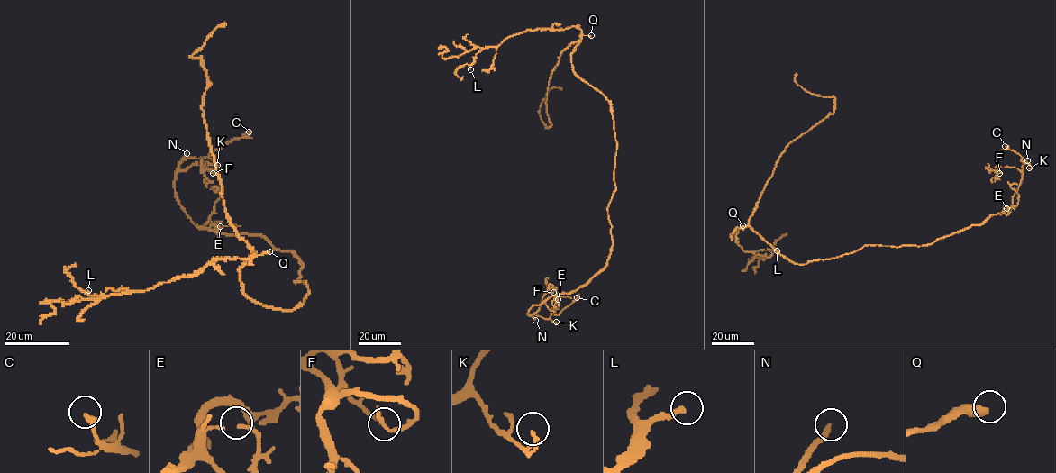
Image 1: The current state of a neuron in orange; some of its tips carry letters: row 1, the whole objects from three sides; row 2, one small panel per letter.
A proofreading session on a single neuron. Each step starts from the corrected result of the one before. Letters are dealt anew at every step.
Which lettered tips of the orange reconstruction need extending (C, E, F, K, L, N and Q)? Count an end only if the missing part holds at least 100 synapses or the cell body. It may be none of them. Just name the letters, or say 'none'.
N

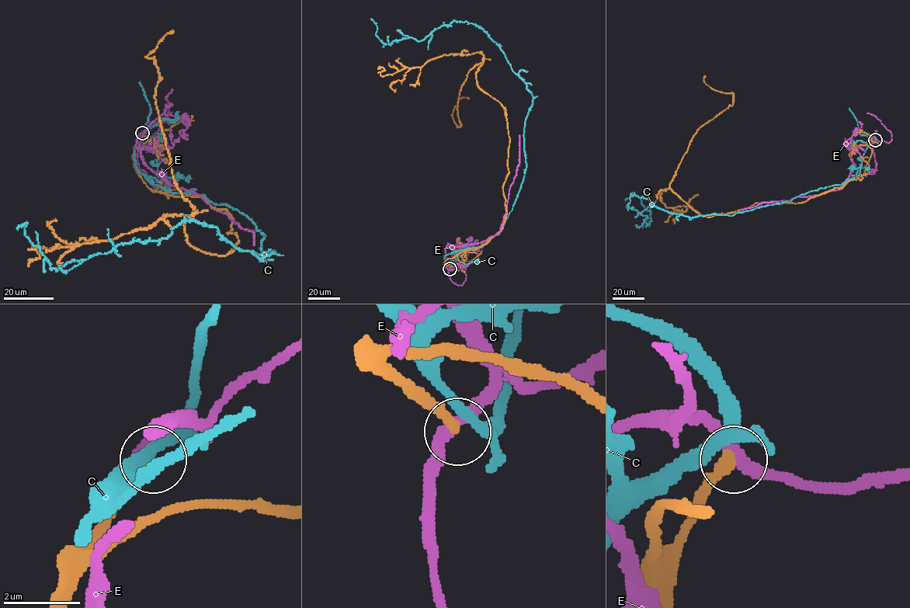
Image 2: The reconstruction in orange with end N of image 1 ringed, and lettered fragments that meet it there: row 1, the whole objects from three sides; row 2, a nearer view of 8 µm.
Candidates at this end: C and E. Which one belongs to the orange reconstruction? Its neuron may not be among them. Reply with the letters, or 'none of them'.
none of them

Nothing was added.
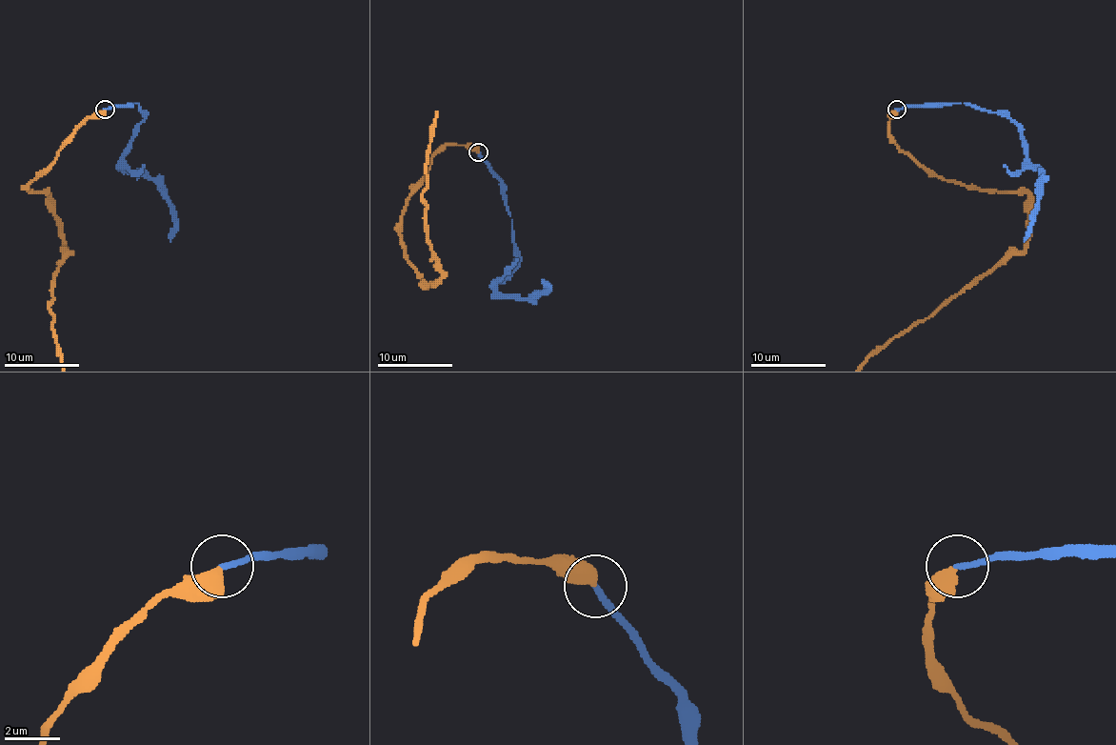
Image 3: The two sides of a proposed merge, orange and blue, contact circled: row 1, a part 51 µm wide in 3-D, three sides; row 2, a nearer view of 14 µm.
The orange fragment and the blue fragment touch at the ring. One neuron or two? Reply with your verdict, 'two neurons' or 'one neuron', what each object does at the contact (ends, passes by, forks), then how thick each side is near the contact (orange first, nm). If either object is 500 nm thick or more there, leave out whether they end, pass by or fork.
one neuron; calibres 550 and 220 nm

